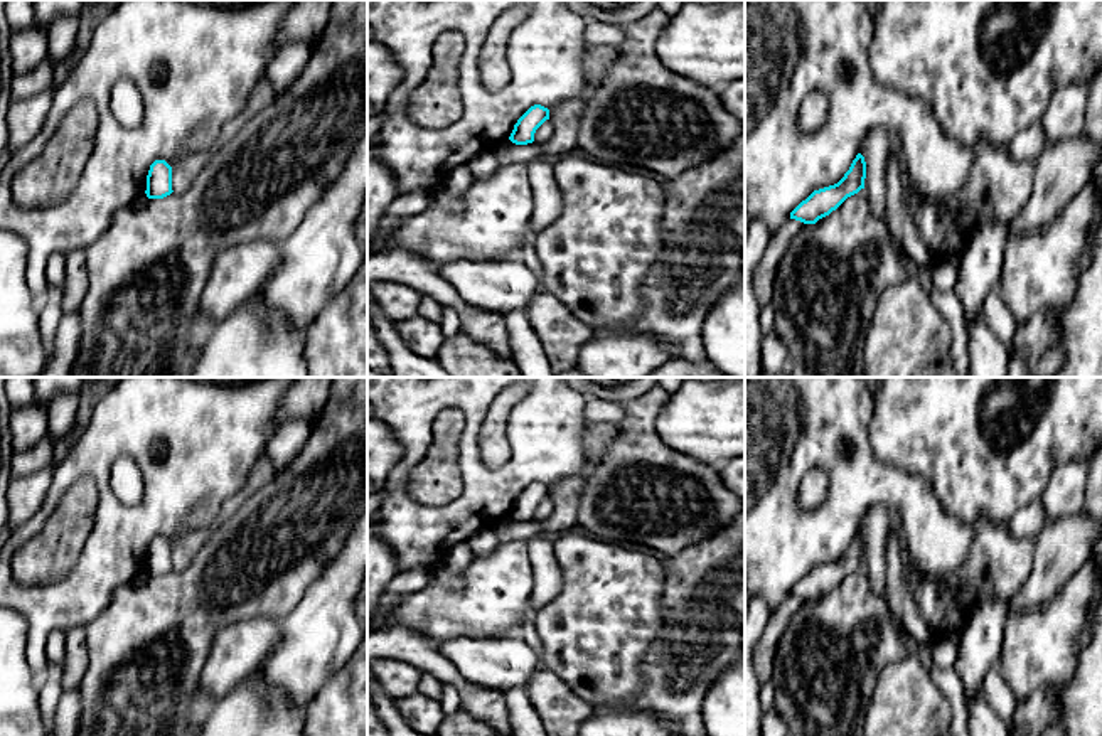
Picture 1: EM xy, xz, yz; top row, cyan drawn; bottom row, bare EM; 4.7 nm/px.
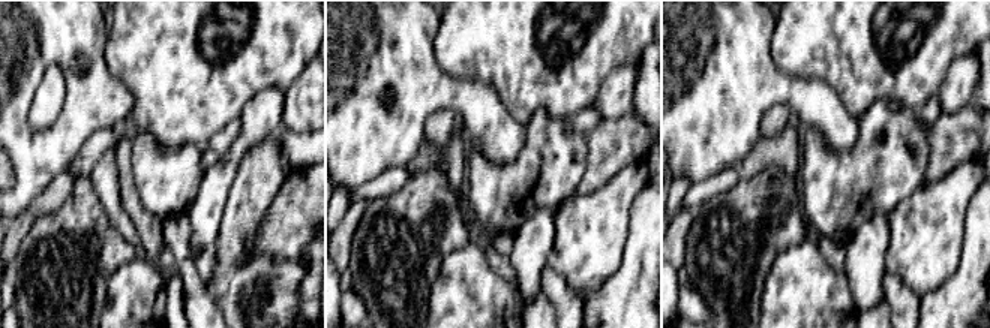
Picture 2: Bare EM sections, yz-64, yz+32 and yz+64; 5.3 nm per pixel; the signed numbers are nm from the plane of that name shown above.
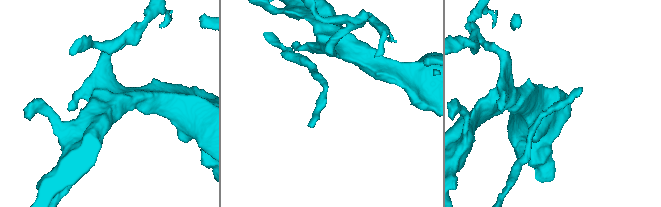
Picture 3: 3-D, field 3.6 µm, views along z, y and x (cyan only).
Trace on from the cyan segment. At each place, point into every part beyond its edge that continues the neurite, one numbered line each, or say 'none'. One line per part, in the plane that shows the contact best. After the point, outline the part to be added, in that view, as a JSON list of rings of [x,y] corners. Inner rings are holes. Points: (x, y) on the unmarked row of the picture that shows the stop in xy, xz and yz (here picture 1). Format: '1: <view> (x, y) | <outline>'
none

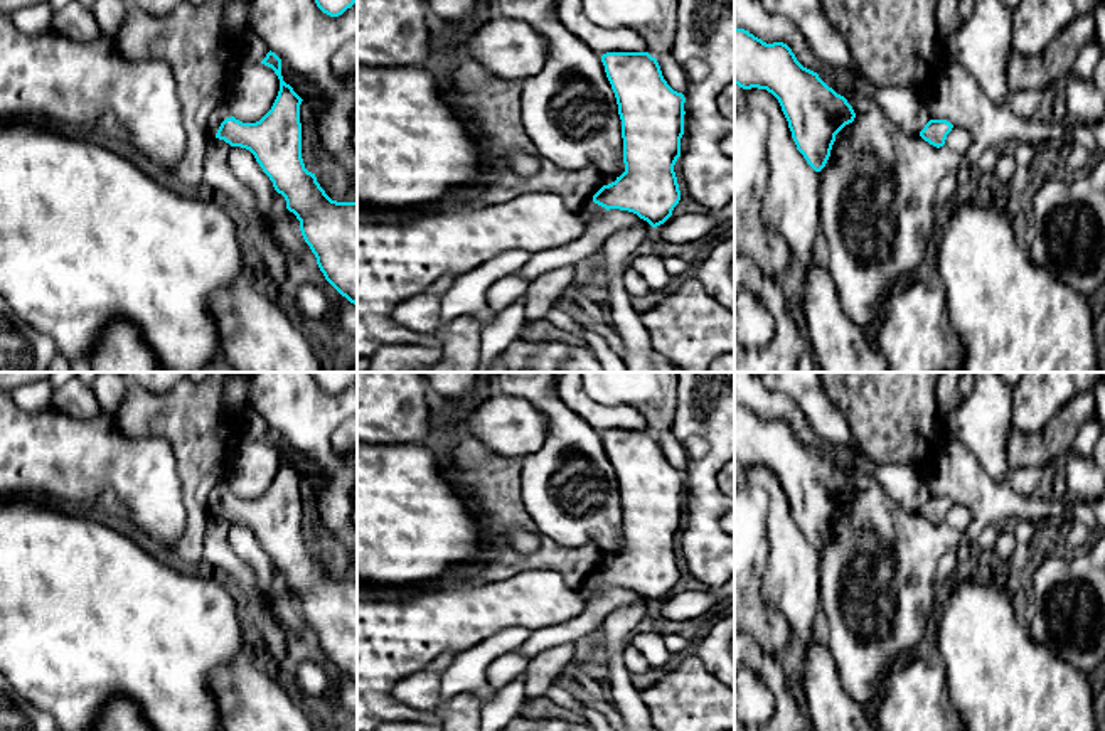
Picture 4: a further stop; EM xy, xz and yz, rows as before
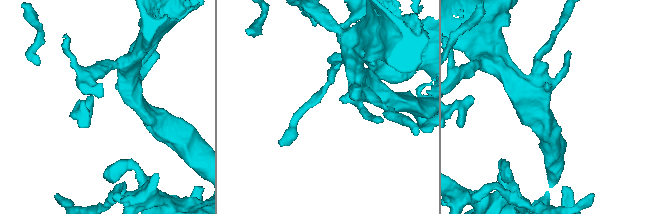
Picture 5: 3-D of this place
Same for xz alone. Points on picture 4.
1: xz (592, 588) | [[[591,574],[578,591],[588,605],[595,596],[601,595],[605,590],[606,586],[595,581]]]

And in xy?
1: xy (219, 492) | [[[217,485],[212,488],[212,492],[209,494],[209,510],[211,510],[211,515],[216,515],[216,510],[221,504],[221,500],[226,497],[226,495],[231,495],[232,492],[226,487],[226,485]]]

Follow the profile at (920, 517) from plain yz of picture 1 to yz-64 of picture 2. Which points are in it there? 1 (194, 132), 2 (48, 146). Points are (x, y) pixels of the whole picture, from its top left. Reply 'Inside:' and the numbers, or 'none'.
Inside: 2

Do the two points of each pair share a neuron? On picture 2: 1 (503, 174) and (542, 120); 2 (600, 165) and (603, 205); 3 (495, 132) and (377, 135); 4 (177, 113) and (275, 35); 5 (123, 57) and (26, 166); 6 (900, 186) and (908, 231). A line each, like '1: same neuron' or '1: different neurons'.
1: same neuron
2: different neurons
3: same neuron
4: same neuron
5: different neurons
6: different neurons

